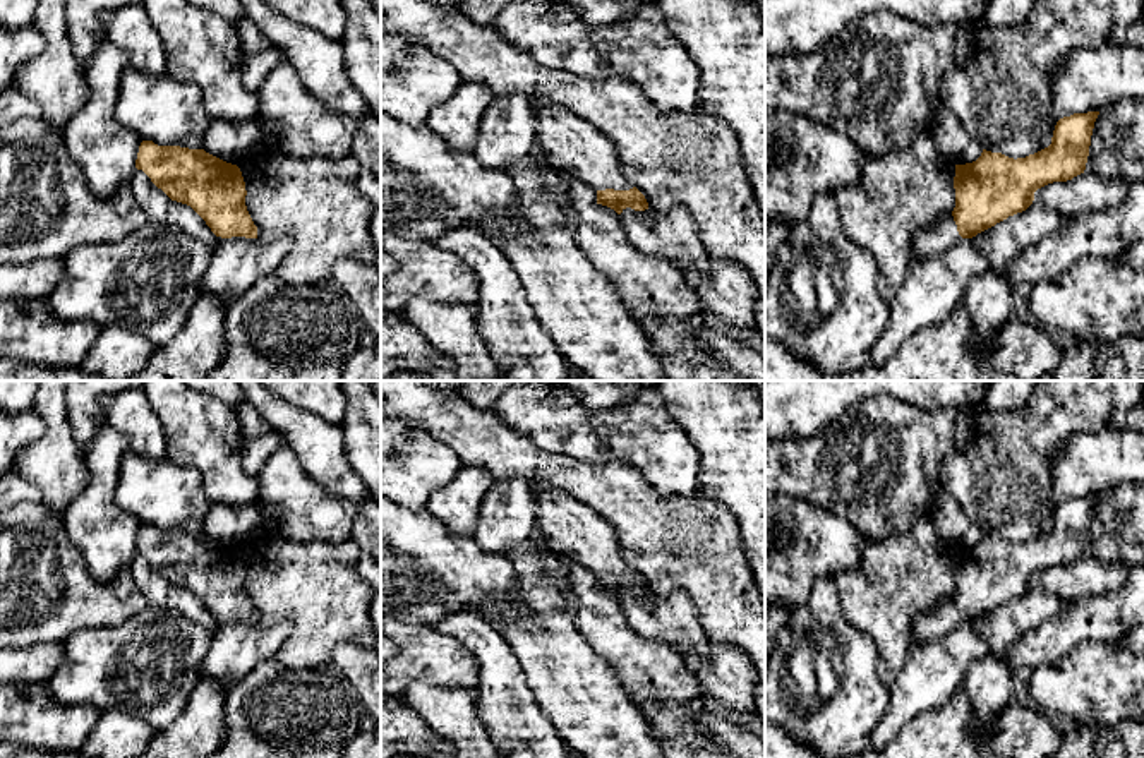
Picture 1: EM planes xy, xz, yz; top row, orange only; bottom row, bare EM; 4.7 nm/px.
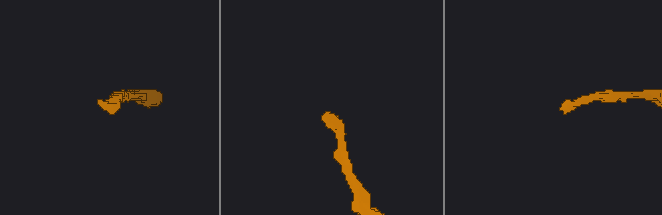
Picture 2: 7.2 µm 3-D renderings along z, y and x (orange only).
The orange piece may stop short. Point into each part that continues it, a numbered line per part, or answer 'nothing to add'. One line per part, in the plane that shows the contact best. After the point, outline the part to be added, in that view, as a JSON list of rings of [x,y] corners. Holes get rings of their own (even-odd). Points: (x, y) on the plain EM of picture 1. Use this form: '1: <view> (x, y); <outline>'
1: xz (570, 527); [[[530,482],[537,528],[549,549],[568,556],[595,575],[629,575],[614,528],[595,509],[563,490]]]

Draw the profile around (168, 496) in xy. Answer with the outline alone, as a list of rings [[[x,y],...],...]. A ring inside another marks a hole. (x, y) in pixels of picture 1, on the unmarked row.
[[[132,451],[122,458],[115,502],[142,525],[189,533],[204,532],[202,521],[211,509],[196,466]]]

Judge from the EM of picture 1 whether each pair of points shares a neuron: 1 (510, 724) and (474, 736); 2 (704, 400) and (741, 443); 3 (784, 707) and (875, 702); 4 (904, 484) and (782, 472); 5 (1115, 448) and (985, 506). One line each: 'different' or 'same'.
1: different
2: same
3: same
4: same
5: different

